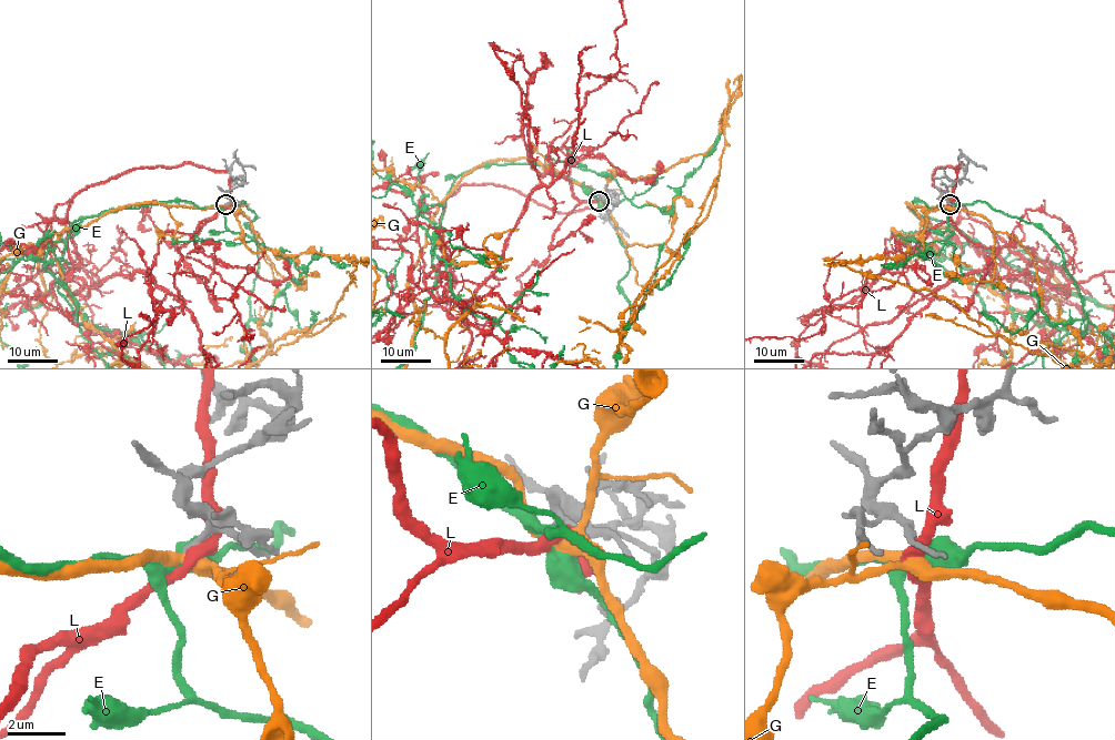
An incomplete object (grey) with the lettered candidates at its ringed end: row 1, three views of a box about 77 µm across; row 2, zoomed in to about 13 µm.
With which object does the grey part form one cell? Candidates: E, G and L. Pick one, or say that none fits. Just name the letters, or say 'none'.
none

